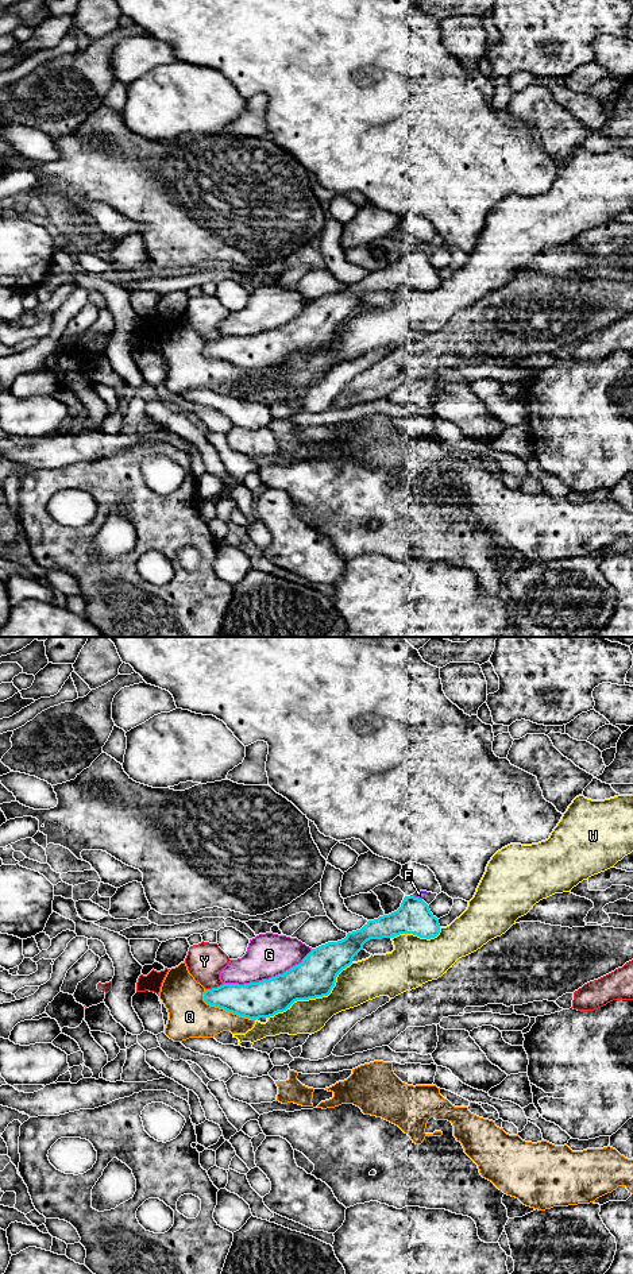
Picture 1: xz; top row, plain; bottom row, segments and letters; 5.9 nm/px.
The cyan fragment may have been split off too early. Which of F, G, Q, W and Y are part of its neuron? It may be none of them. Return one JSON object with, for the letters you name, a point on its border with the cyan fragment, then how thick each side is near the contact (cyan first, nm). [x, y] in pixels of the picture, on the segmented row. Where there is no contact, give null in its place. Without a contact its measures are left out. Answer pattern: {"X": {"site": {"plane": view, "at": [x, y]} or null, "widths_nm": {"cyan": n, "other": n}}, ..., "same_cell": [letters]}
{"F": {"site": {"plane": "xz", "at": [416, 898]}, "widths_nm": {"cyan": 200, "other": 50}}, "same_cell": ["F"]}

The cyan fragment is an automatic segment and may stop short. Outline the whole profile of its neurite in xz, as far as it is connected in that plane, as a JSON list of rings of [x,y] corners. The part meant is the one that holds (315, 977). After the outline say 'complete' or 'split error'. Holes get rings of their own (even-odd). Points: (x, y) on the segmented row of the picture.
[[[416,891],[404,897],[397,911],[368,920],[360,930],[348,933],[341,941],[312,949],[301,964],[283,974],[259,982],[223,984],[205,989],[204,1001],[256,1020],[283,1012],[297,1000],[328,996],[337,974],[352,964],[367,941],[394,938],[400,934],[413,934],[426,939],[439,935],[439,919],[422,900],[426,893],[429,892]]]; split error

